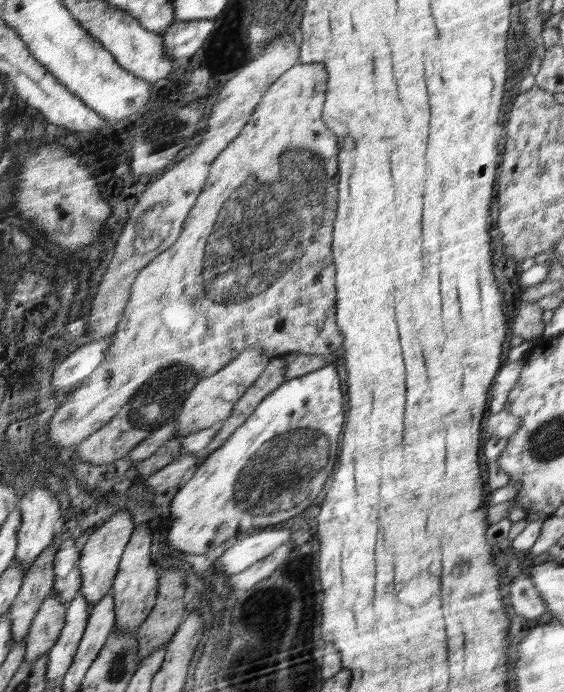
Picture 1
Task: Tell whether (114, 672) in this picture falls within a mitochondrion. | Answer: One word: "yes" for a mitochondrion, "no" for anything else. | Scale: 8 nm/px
yes

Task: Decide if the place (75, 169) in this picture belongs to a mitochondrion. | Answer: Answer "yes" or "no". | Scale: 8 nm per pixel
no

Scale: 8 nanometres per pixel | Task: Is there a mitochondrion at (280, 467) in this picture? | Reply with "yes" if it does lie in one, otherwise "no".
yes

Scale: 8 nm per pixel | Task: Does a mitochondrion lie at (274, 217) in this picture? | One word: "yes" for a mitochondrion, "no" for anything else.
yes

